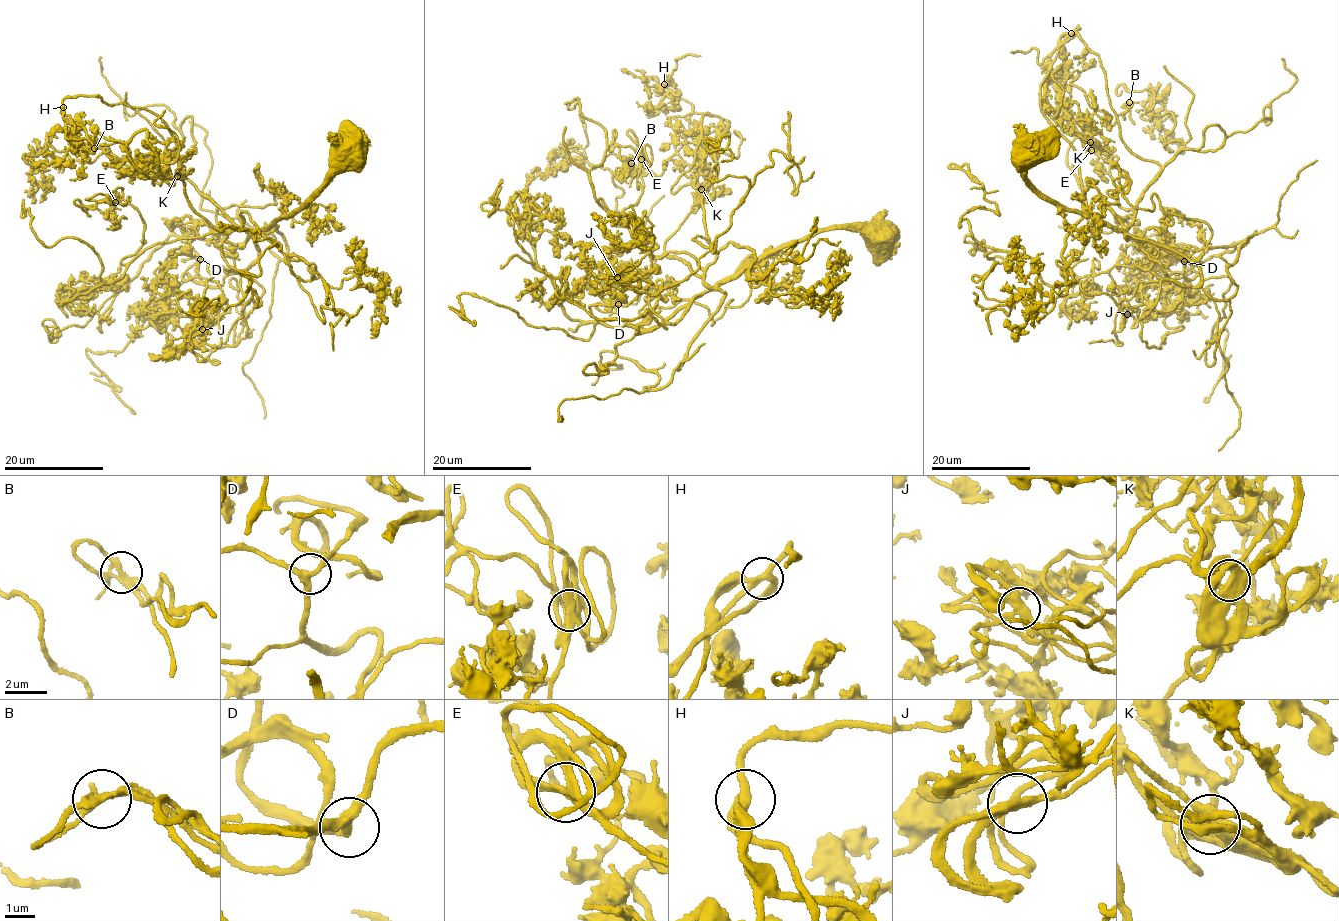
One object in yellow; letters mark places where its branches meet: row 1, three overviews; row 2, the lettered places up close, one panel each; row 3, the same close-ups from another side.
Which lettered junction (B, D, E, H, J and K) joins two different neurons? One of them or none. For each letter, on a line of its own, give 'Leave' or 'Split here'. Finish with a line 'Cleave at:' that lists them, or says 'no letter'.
B: Leave
D: Leave
E: Leave
H: Leave
J: Leave
K: Leave
Cleave at: no letter

